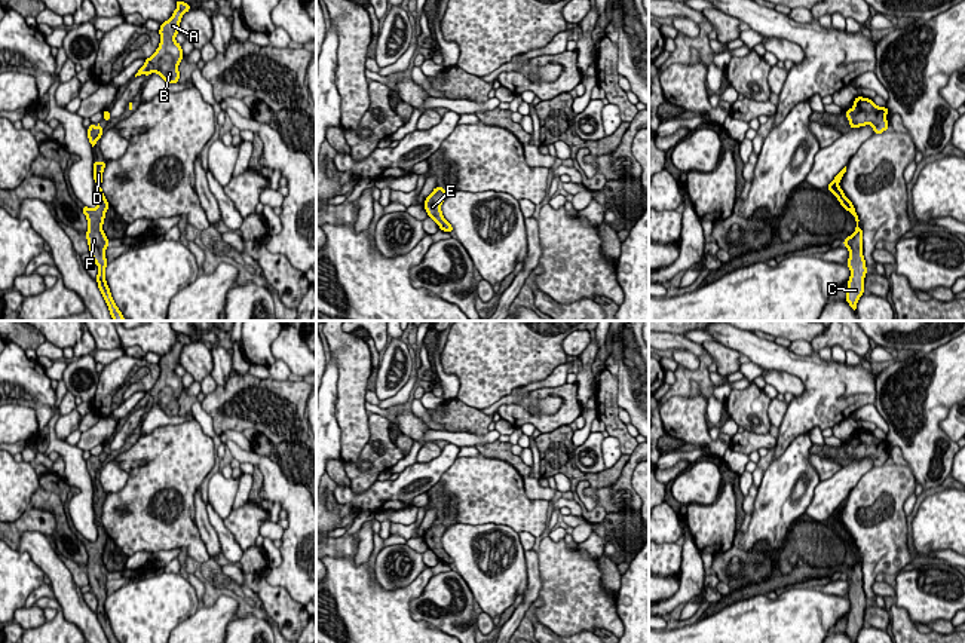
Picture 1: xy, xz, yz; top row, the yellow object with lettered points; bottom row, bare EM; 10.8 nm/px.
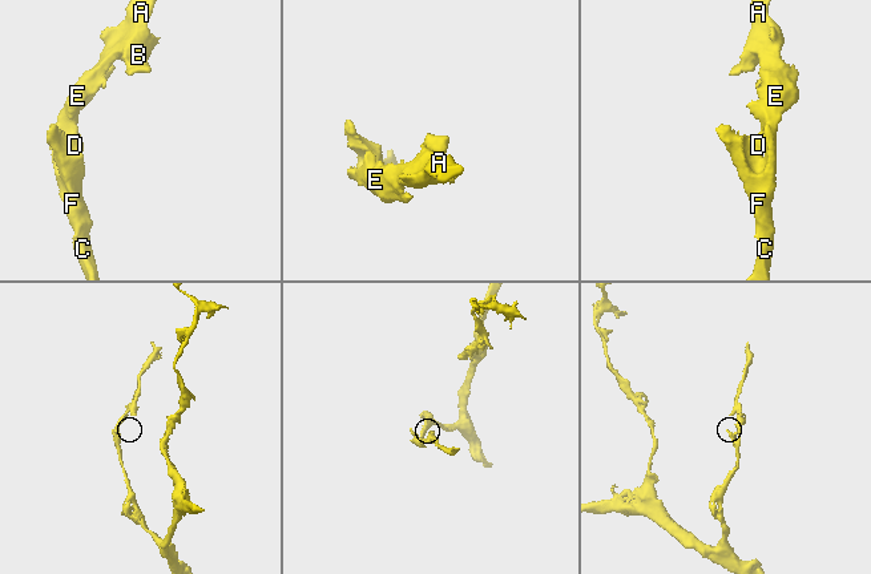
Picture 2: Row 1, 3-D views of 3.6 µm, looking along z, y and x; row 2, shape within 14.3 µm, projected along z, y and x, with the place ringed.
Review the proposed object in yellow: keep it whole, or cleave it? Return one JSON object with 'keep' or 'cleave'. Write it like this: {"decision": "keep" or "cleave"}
{"decision": "keep"}

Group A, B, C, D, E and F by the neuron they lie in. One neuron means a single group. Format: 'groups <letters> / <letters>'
groups A B C D E F

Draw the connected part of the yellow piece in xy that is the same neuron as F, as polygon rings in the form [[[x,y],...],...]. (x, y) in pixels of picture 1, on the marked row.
[[[94,162],[94,180],[96,183],[96,189],[95,189],[96,206],[94,209],[88,208],[88,206],[82,208],[82,211],[88,220],[88,232],[86,232],[85,238],[88,239],[91,258],[98,266],[96,282],[98,282],[98,288],[108,306],[110,315],[111,315],[113,321],[125,321],[122,312],[119,310],[119,307],[116,306],[116,303],[111,297],[111,293],[110,293],[110,288],[107,285],[105,275],[104,275],[107,263],[108,263],[108,260],[105,258],[105,249],[110,245],[110,242],[102,230],[105,211],[110,209],[108,202],[107,202],[107,199],[102,193],[102,189],[101,189],[104,168],[105,168],[105,162]]]

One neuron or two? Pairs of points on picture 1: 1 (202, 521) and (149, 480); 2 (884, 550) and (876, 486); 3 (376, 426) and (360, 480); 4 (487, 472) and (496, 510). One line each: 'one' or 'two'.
1: two
2: one
3: one
4: one

